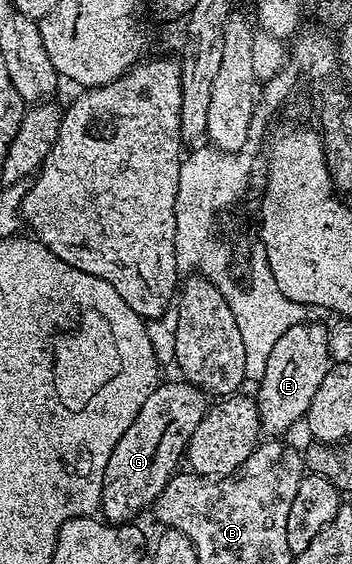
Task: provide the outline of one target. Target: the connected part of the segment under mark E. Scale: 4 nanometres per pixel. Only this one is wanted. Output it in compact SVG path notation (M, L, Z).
M305 322L286 330L278 343L270 350L270 358L266 358L266 374L258 382L260 388L254 392L254 399L260 415L260 430L265 437L280 438L296 423L303 421L310 410L310 402L314 402L314 394L318 386L322 386L322 378L326 378L328 369L334 361L328 348L329 329L320 324Z

